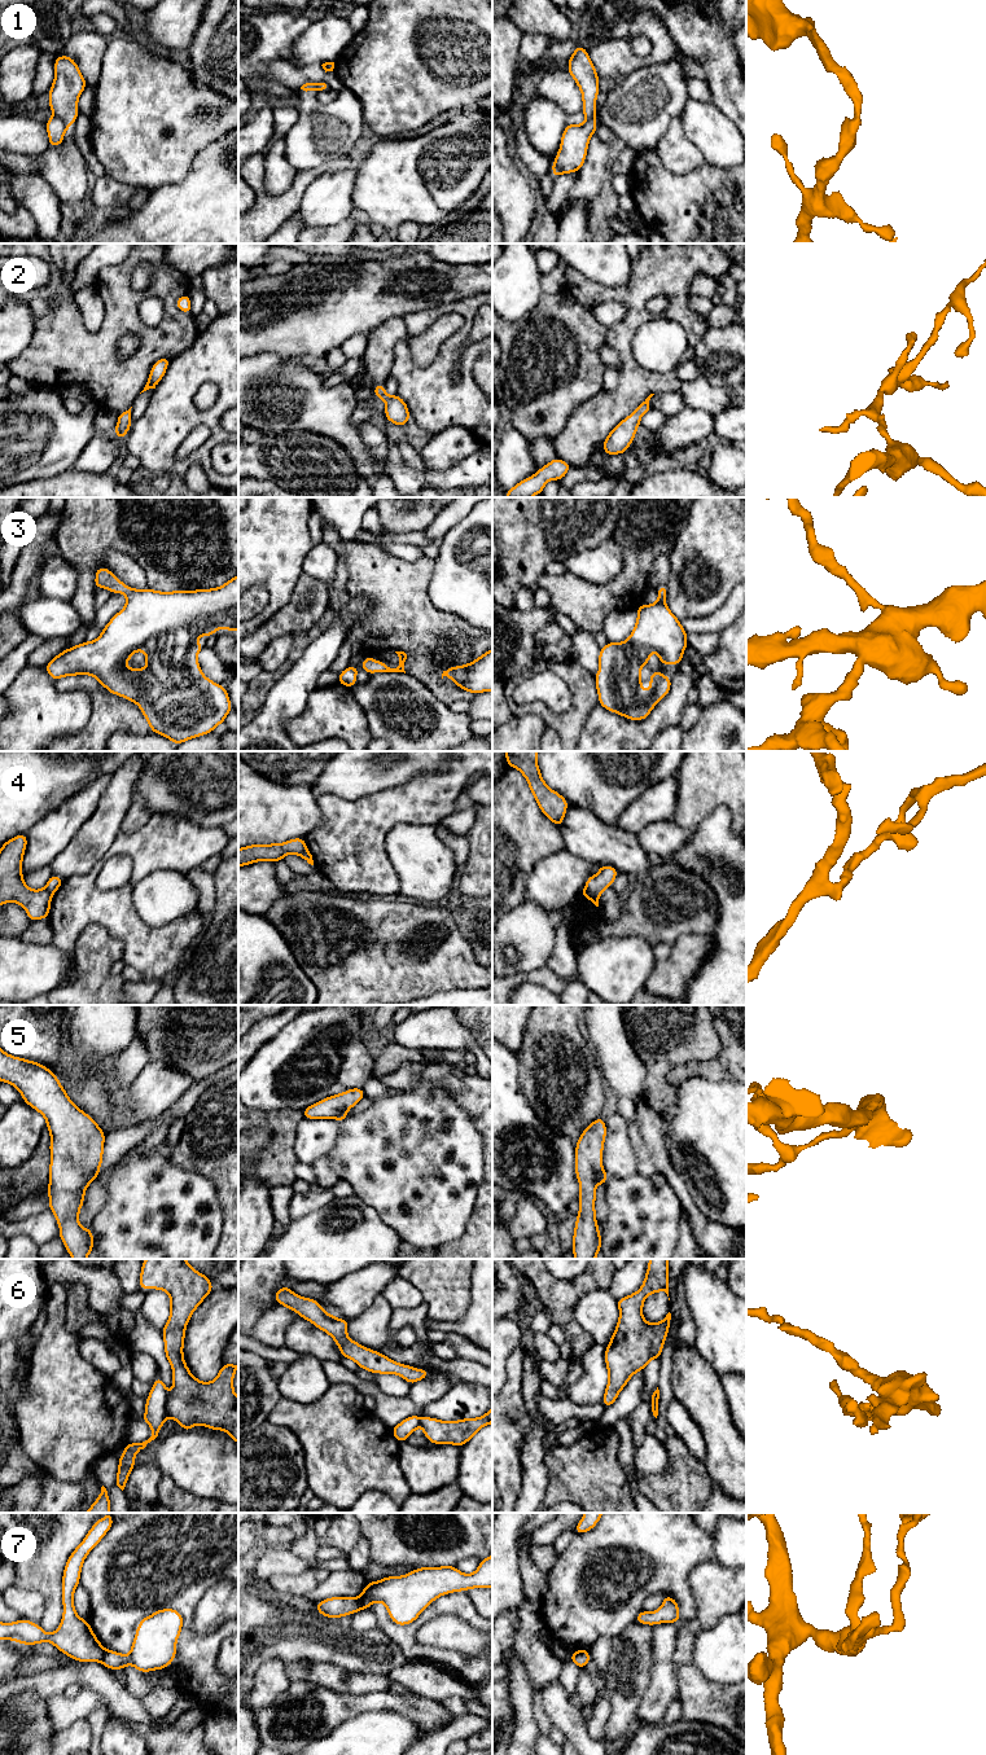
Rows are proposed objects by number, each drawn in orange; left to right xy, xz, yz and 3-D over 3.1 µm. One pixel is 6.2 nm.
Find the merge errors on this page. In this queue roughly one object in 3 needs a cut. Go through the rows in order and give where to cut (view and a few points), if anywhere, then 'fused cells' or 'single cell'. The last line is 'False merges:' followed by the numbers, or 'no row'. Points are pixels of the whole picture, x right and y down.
1: xy (56, 114), (68, 127) | fused cells
2: no cut | single cell
3: no cut | single cell
4: yz (586, 886), (597, 900) | fused cells
5: yz (604, 1171), (599, 1181) | fused cells
6: xy (169, 1395), (166, 1413) | fused cells
7: xy (106, 1650), (100, 1661) | fused cells
False merges: 1, 4, 5, 6, 7

